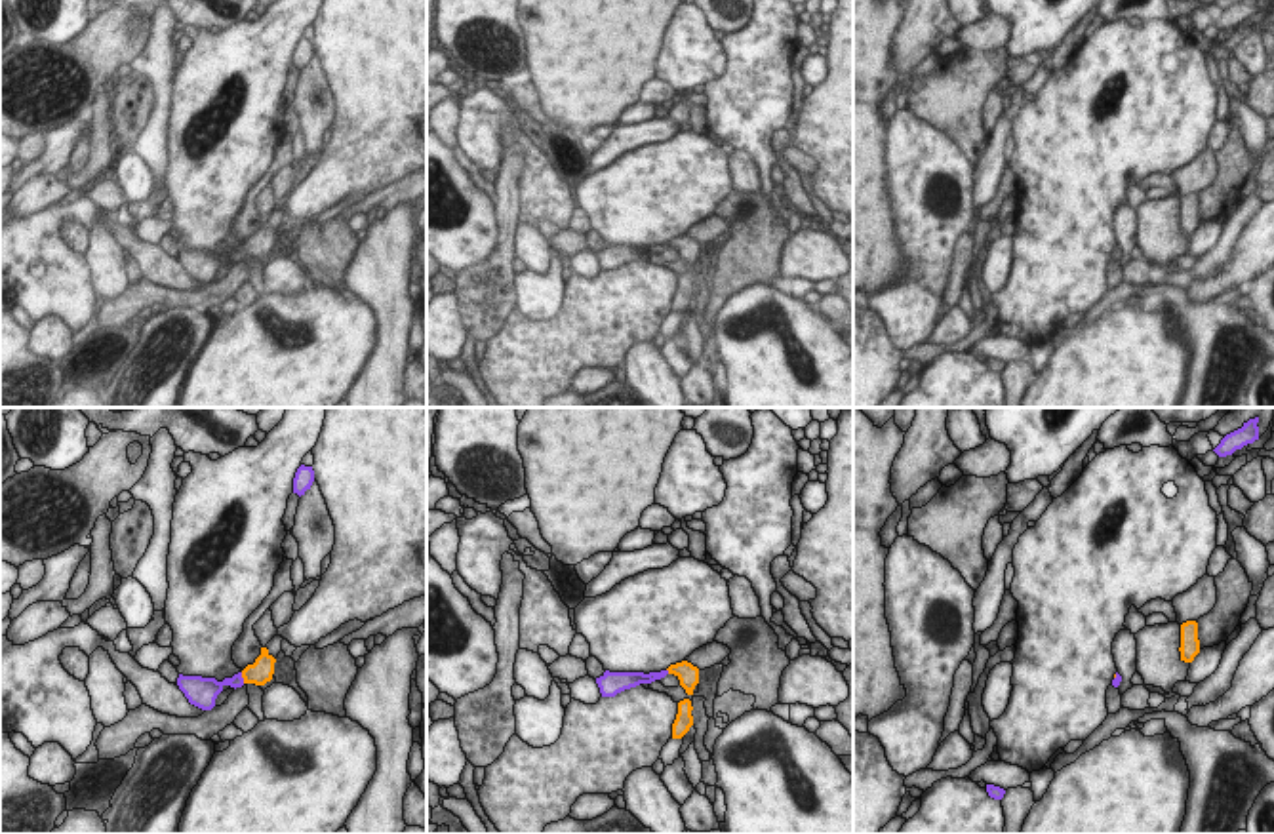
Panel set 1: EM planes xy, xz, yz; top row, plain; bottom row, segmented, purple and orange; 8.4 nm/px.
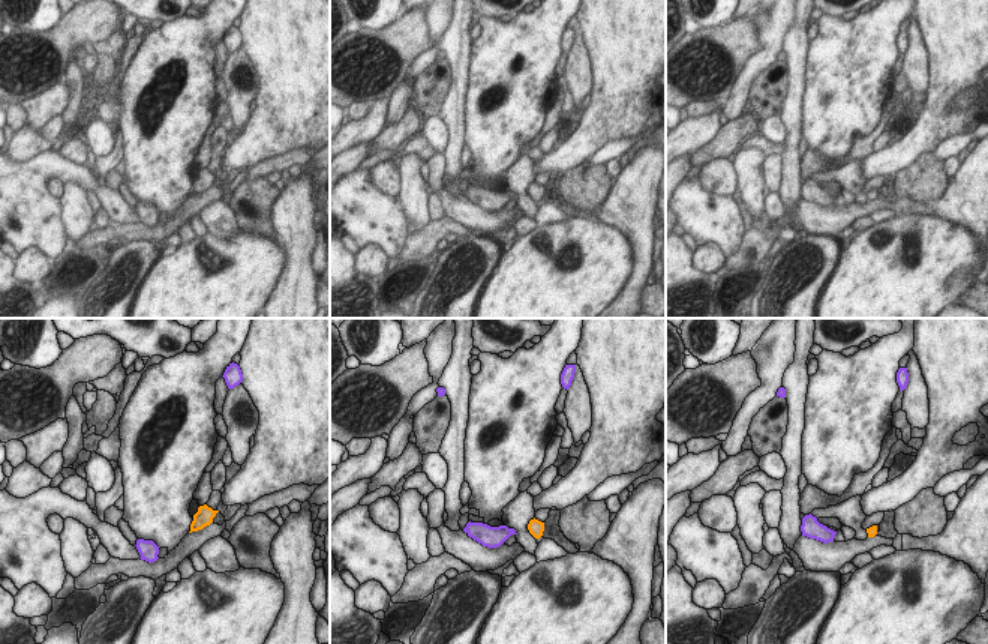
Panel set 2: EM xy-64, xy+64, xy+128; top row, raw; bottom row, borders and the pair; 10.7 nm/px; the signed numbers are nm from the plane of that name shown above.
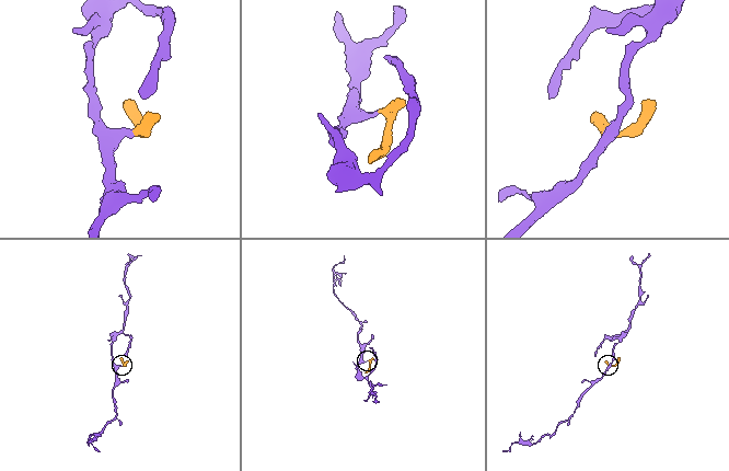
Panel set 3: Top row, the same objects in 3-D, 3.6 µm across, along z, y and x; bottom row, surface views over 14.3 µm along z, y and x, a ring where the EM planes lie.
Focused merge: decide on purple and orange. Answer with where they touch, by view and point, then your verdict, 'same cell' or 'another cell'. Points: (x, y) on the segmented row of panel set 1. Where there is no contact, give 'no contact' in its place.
meets purple in xy at (242, 678); same cell

